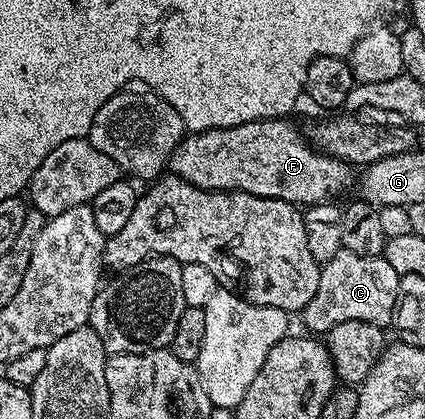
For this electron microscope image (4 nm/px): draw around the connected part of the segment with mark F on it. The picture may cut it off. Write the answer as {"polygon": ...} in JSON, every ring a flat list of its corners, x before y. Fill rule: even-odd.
{"polygon":[[287,118,259,119,230,129,185,134,168,158,167,170,207,191,241,191,297,205,331,200,352,183,353,168,318,151]]}

